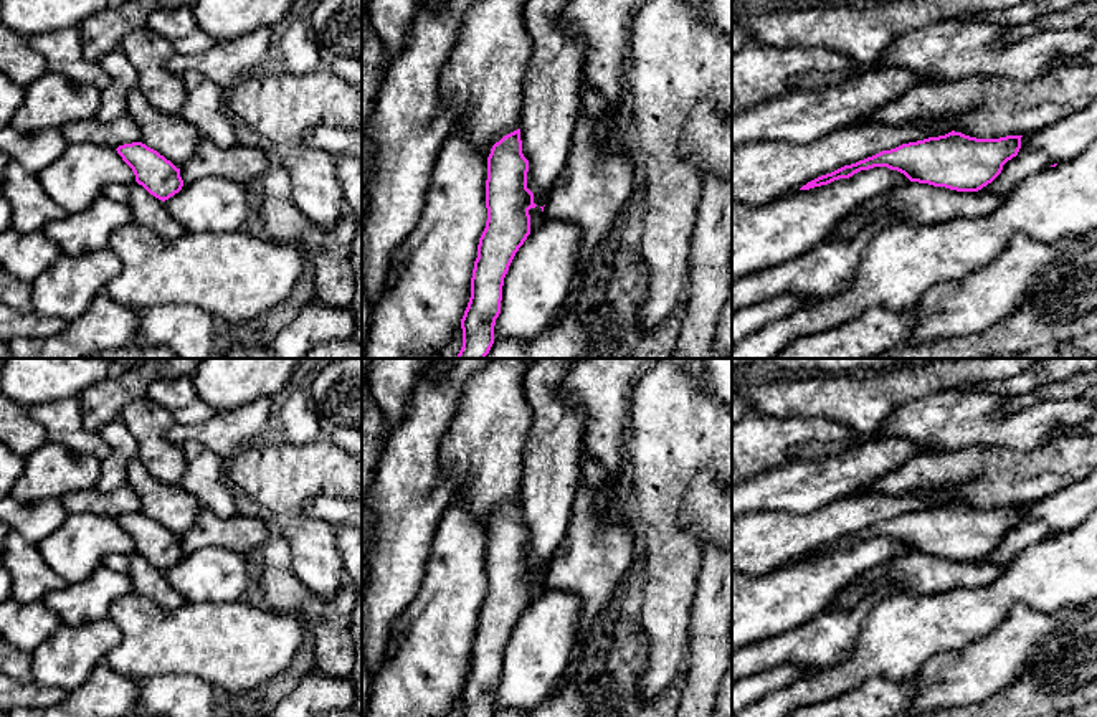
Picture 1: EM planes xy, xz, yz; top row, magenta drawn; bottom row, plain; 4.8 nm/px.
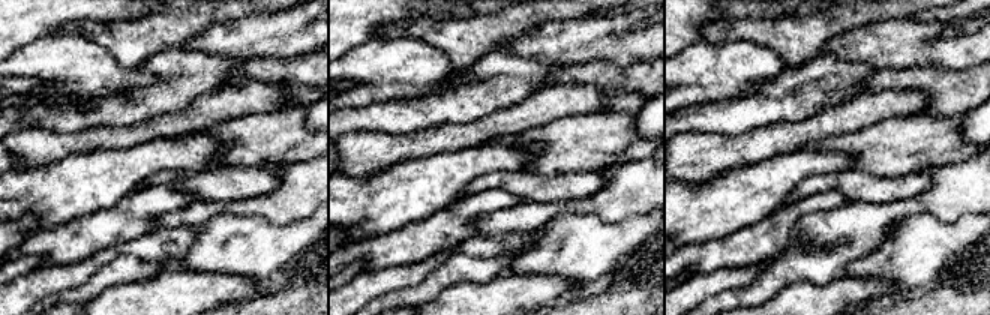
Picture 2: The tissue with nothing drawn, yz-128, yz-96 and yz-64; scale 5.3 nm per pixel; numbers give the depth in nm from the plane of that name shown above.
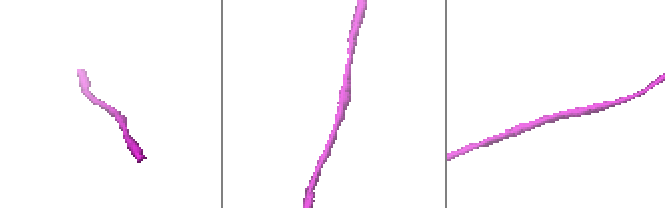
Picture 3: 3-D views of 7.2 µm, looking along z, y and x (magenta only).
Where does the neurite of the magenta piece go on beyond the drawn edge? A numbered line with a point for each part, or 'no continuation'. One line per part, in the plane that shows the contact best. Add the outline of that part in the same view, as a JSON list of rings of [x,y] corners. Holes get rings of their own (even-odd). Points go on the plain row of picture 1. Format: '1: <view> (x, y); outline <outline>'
no continuation

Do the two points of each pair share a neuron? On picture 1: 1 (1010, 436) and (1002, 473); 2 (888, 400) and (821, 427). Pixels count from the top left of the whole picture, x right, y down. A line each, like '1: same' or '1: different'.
1: different
2: different

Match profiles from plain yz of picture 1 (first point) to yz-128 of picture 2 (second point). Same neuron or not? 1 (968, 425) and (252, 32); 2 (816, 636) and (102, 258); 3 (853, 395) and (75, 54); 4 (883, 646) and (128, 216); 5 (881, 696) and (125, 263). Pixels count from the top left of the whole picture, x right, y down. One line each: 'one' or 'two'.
1: one
2: two
3: two
4: two
5: two

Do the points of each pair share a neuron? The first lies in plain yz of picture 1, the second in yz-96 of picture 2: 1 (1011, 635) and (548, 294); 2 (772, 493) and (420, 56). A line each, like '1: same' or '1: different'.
1: different
2: different

